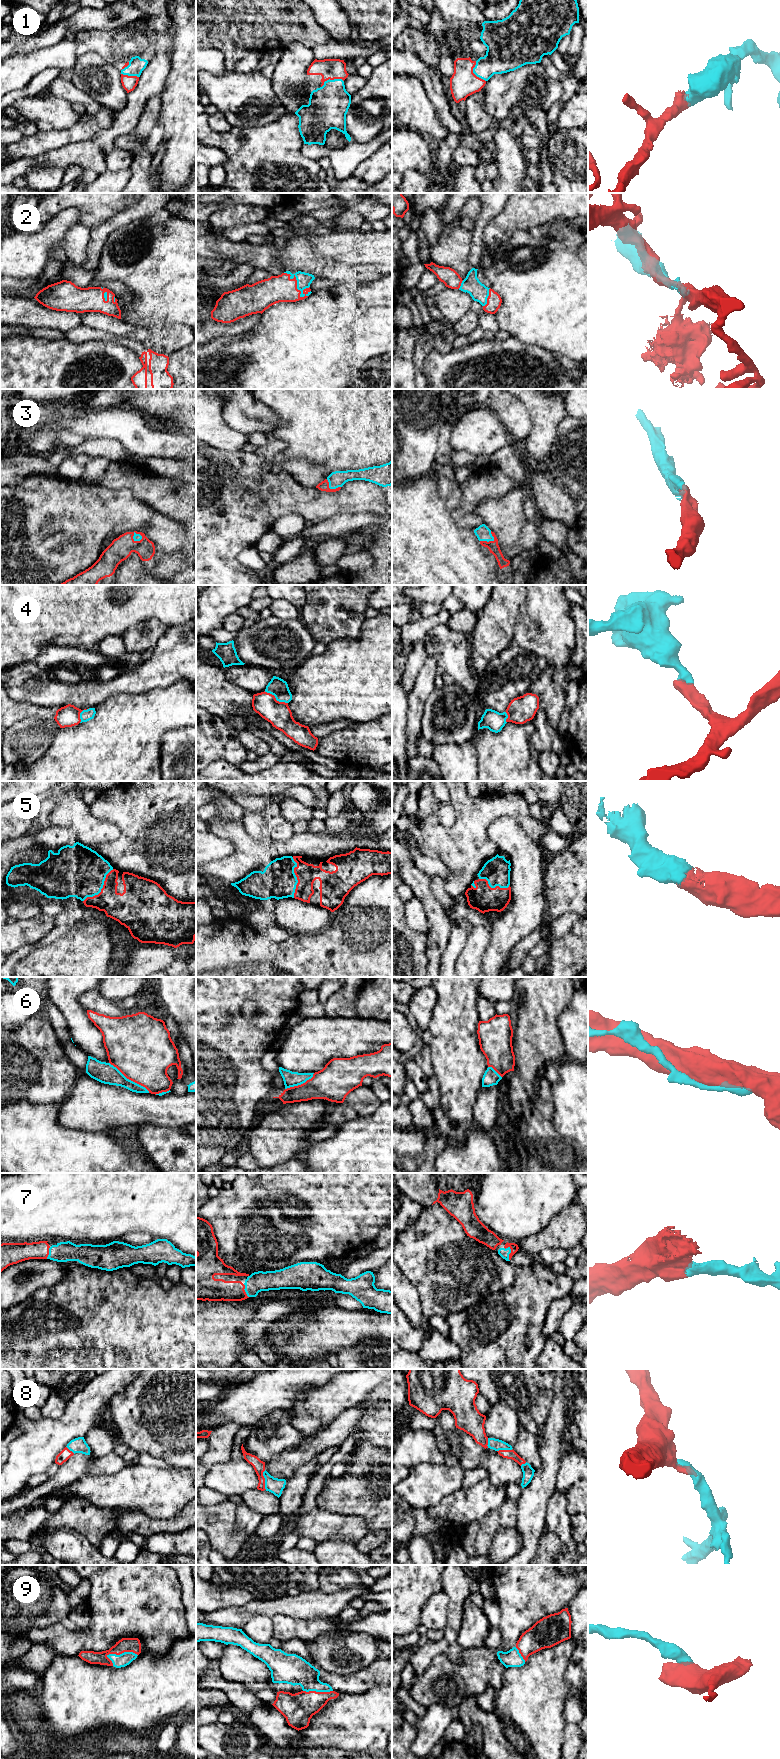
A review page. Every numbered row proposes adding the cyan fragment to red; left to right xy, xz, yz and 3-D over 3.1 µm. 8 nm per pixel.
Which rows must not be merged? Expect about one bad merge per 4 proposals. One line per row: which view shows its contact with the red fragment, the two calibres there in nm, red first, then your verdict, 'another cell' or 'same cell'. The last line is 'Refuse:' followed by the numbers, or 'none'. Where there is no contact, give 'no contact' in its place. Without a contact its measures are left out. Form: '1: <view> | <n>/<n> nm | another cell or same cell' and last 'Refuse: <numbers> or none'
1: xz | 160/320 nm | same cell
2: xz | 220/120 nm | same cell
3: yz | 90/120 nm | same cell
4: xz | 190/150 nm | same cell
5: xz | 170/280 nm | same cell
6: xy | 480/160 nm | another cell
7: yz | 70/80 nm | same cell
8: xz | 100/130 nm | same cell
9: xy | 110/110 nm | same cell
Refuse: 6

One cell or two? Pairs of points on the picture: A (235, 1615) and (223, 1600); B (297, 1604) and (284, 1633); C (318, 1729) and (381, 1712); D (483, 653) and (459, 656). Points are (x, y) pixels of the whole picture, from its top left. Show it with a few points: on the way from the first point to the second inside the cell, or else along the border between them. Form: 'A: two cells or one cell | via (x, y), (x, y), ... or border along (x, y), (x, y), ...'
A: two cells | border along (251, 1601), (244, 1605), (233, 1605), (206, 1612)
B: two cells | border along (271, 1618), (283, 1614), (294, 1618), (314, 1619)
C: one cell | via (334, 1725), (365, 1721)
D: two cells | border along (469, 651), (470, 666), (477, 674)

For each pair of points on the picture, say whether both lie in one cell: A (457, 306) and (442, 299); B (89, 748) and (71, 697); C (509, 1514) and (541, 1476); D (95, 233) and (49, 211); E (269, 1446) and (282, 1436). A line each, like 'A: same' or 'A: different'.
A: same
B: different
C: different
D: different
E: same

